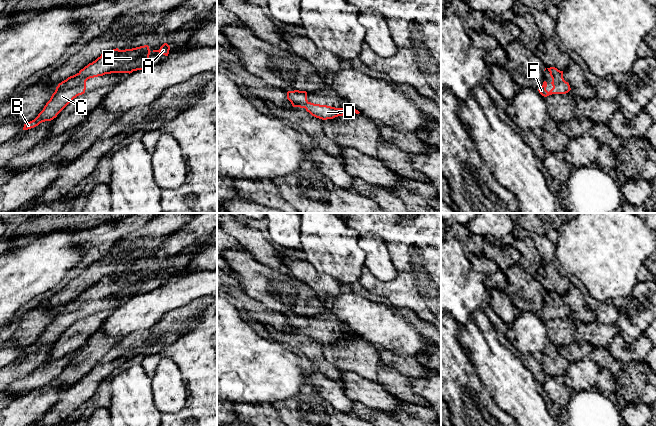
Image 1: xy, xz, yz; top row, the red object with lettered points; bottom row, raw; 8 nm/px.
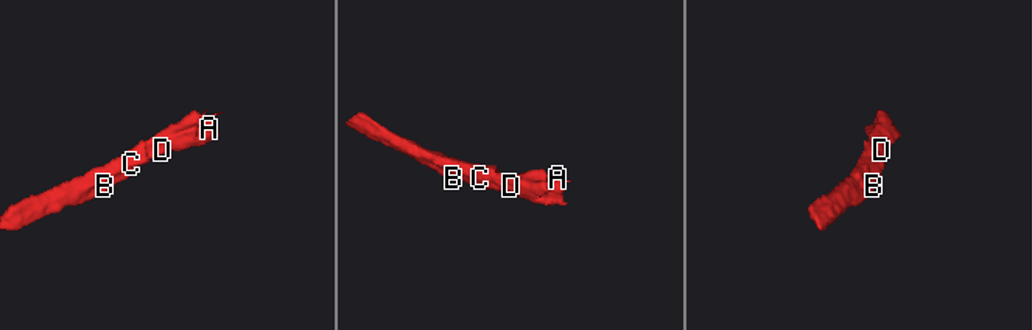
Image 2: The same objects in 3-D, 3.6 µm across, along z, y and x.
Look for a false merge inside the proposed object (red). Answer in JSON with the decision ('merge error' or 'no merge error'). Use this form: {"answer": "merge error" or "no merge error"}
{"answer": "no merge error"}

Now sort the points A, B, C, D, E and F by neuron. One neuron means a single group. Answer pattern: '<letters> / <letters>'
A B C D E F

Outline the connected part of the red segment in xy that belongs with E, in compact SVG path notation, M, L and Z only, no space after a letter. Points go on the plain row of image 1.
M148 269L119 274L118 272L104 276L92 287L89 287L77 298L68 301L56 311L50 324L38 340L24 348L23 354L38 350L45 345L51 345L77 320L85 317L86 305L90 302L111 297L132 297L146 293L150 273Z

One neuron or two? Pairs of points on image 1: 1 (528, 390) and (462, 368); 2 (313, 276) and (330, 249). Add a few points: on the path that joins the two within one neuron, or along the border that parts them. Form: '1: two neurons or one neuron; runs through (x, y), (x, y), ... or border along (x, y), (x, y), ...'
1: two neurons; border along (466, 352), (475, 371), (490, 393)
2: two neurons; border along (305, 260), (320, 274), (326, 274), (337, 281)

